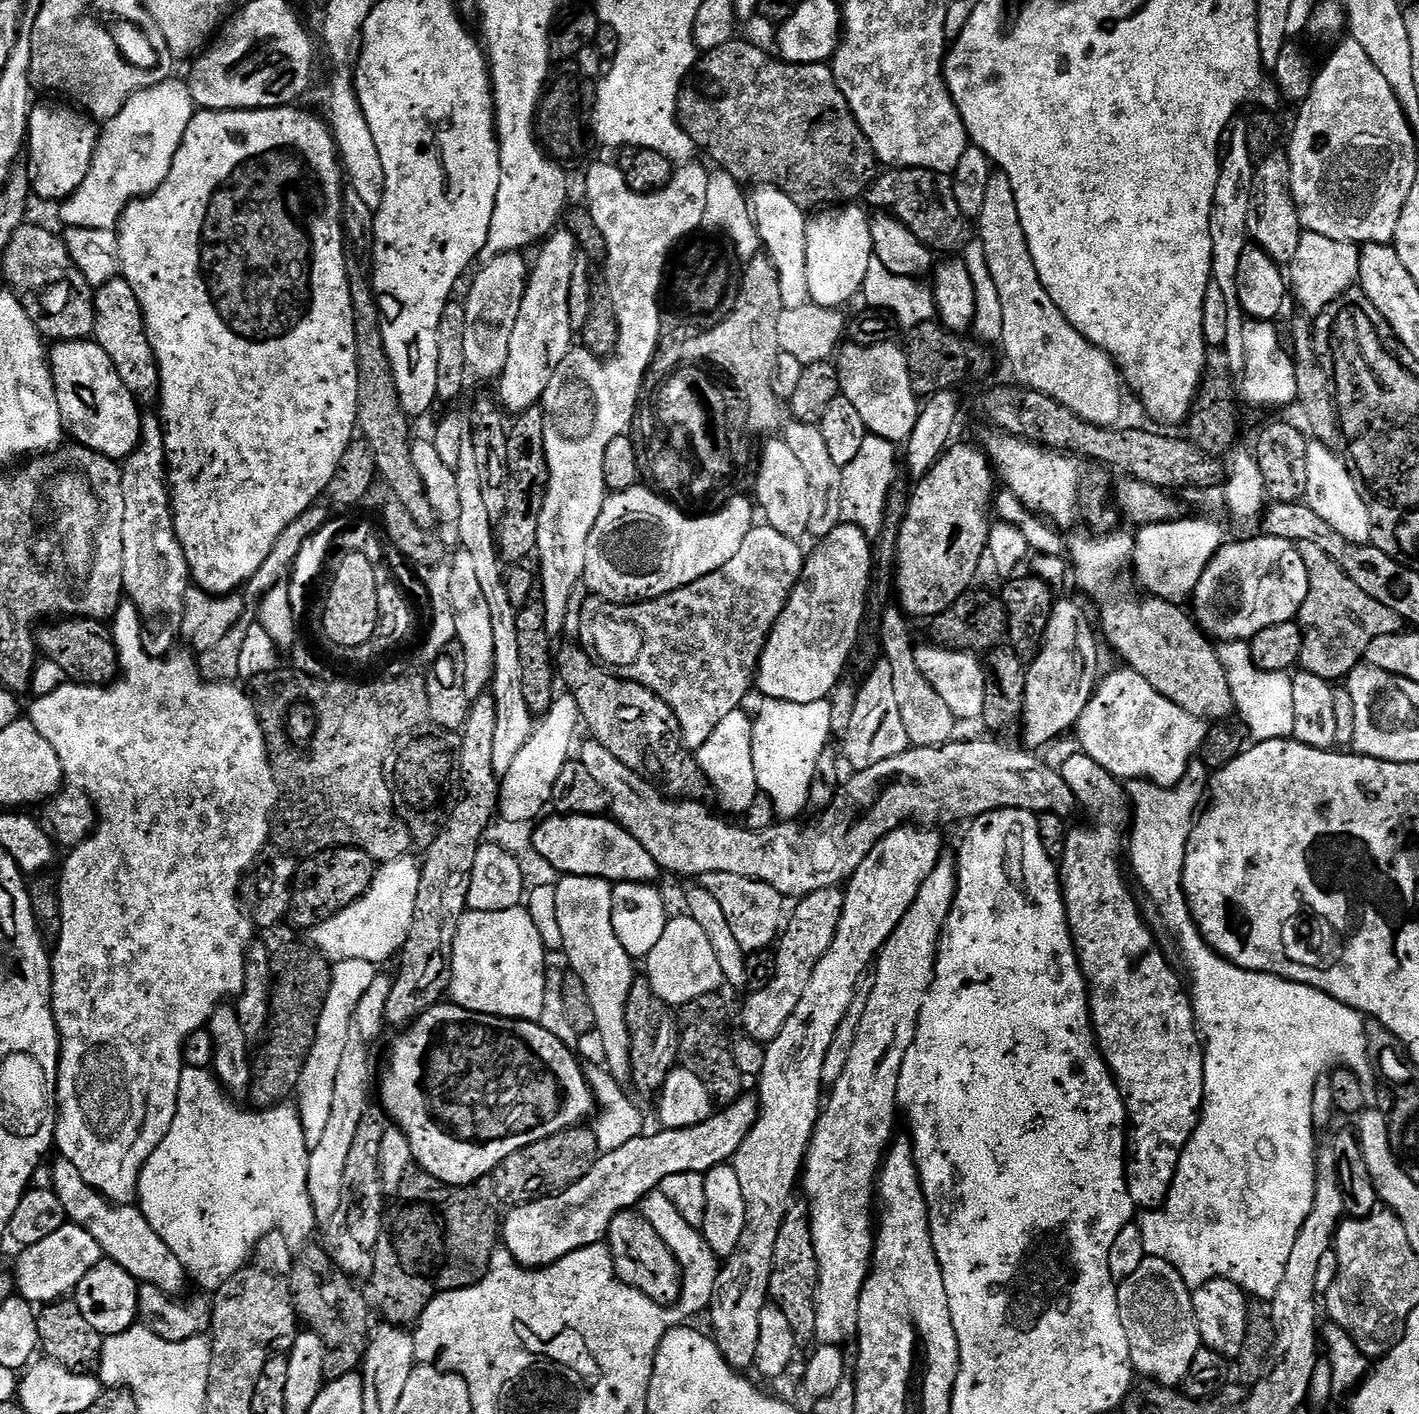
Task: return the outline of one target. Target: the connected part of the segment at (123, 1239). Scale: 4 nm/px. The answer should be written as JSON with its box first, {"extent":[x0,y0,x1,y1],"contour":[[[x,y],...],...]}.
{"extent":[50,1158,186,1294],"contour":[[[63,1158],[57,1159],[50,1176],[51,1191],[62,1202],[62,1211],[71,1223],[84,1227],[94,1236],[103,1255],[126,1270],[140,1284],[153,1284],[169,1294],[180,1294],[186,1281],[182,1262],[174,1258],[174,1250],[154,1234],[154,1226],[146,1222],[135,1203],[115,1204],[99,1193],[82,1175],[76,1166]]]}

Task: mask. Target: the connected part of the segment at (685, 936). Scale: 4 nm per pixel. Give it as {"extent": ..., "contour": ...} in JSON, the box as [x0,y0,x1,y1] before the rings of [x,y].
{"extent":[646,914,724,1006],"contour":[[[687,914],[673,915],[669,919],[666,930],[662,930],[662,938],[655,944],[654,950],[646,958],[648,984],[669,1006],[683,1006],[694,998],[702,998],[711,992],[719,993],[724,984],[722,966],[718,966],[718,957],[714,955],[714,946],[710,946],[710,938],[694,918]]]}

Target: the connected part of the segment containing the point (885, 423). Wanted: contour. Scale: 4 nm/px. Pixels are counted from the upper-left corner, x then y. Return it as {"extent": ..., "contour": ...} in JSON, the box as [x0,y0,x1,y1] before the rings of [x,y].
{"extent":[836,342,921,446],"contour":[[[848,342],[839,349],[836,368],[840,371],[840,391],[858,410],[862,422],[867,426],[871,435],[890,441],[891,444],[900,446],[911,438],[911,432],[915,423],[919,420],[921,405],[912,383],[910,382],[910,370],[908,369],[908,353],[895,342],[887,342],[868,346],[856,345]]]}

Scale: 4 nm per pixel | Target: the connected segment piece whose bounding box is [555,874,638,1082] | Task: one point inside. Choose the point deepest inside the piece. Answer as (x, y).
(585, 908)

